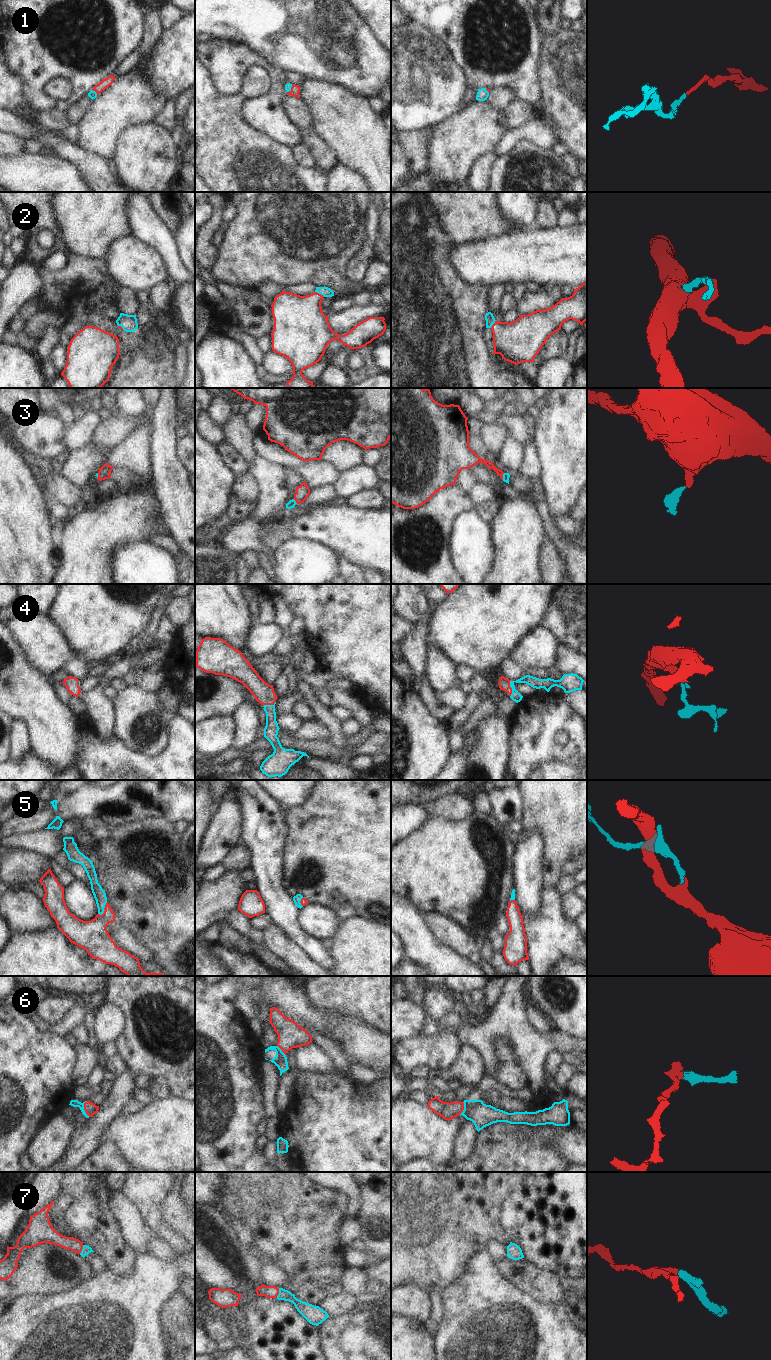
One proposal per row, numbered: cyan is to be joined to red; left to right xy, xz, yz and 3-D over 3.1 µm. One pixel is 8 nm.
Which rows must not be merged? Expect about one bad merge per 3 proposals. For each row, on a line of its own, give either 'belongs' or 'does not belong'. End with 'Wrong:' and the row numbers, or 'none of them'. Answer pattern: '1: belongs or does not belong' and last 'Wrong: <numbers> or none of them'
1: belongs
2: belongs
3: belongs
4: belongs
5: belongs
6: belongs
7: belongs
Wrong: none of them

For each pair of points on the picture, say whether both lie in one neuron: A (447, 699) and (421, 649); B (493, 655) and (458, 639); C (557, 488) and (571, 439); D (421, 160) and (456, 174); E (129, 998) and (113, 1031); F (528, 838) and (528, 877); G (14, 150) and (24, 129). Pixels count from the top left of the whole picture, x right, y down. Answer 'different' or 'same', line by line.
A: different
B: same
C: same
D: different
E: different
F: same
G: different

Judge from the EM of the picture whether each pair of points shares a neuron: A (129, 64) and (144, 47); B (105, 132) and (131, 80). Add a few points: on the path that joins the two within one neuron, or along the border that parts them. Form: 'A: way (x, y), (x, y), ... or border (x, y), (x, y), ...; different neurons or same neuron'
A: way (132, 60), (141, 51); same neuron
B: way (106, 119), (131, 93); same neuron

